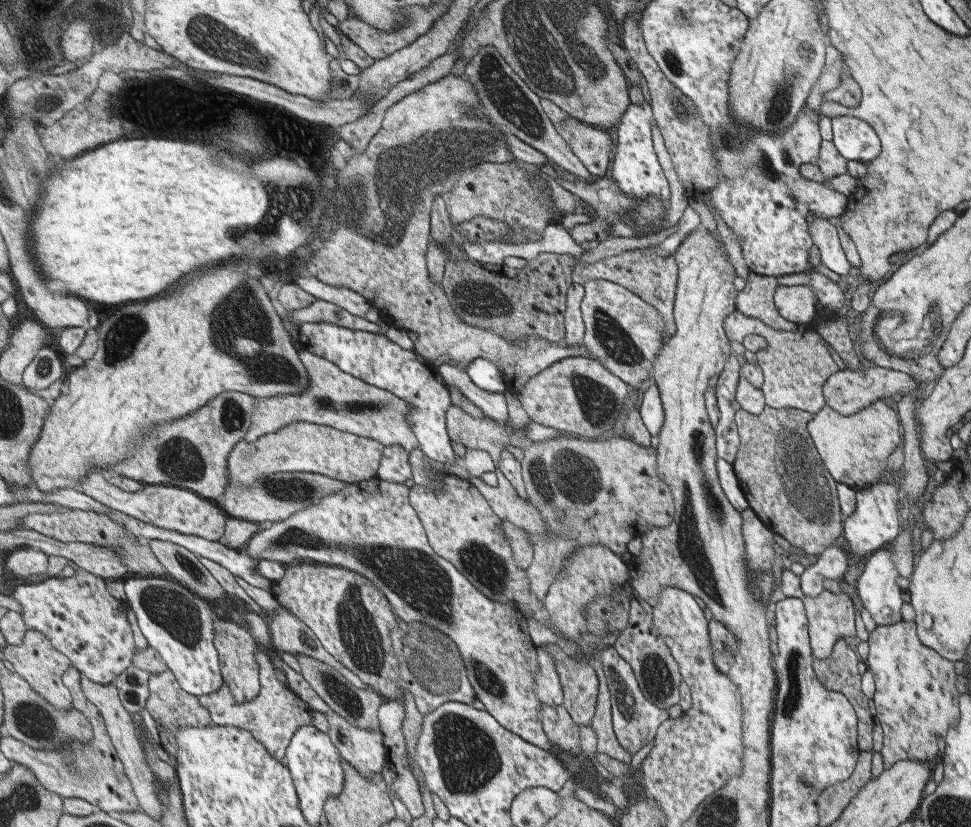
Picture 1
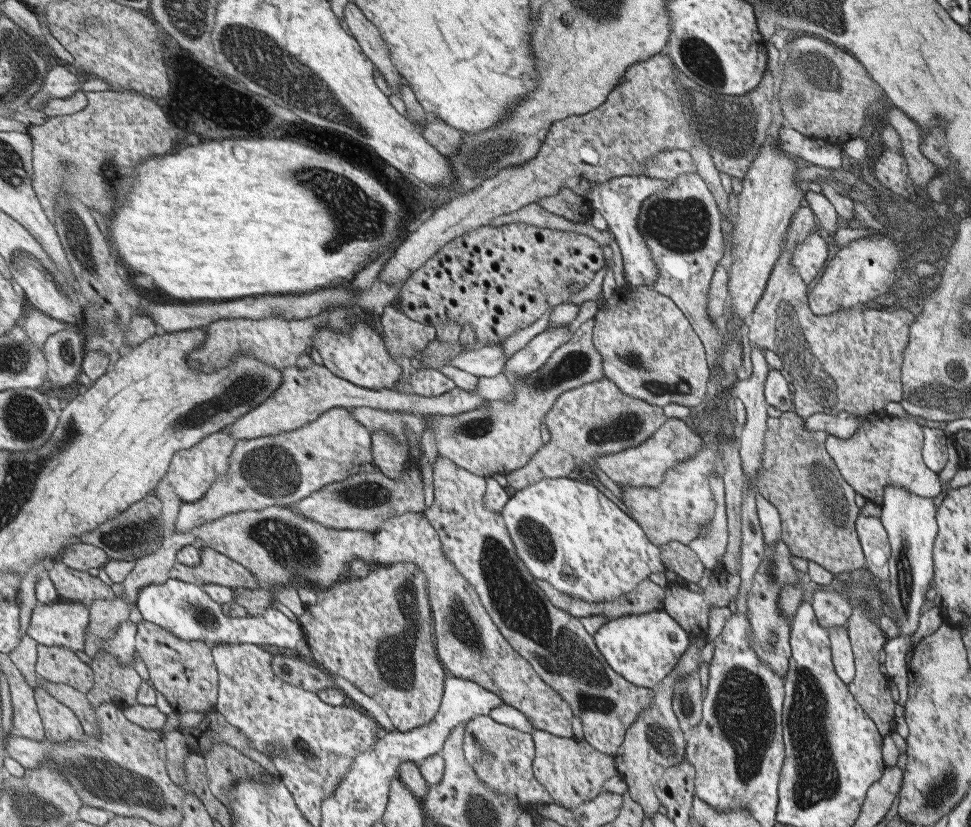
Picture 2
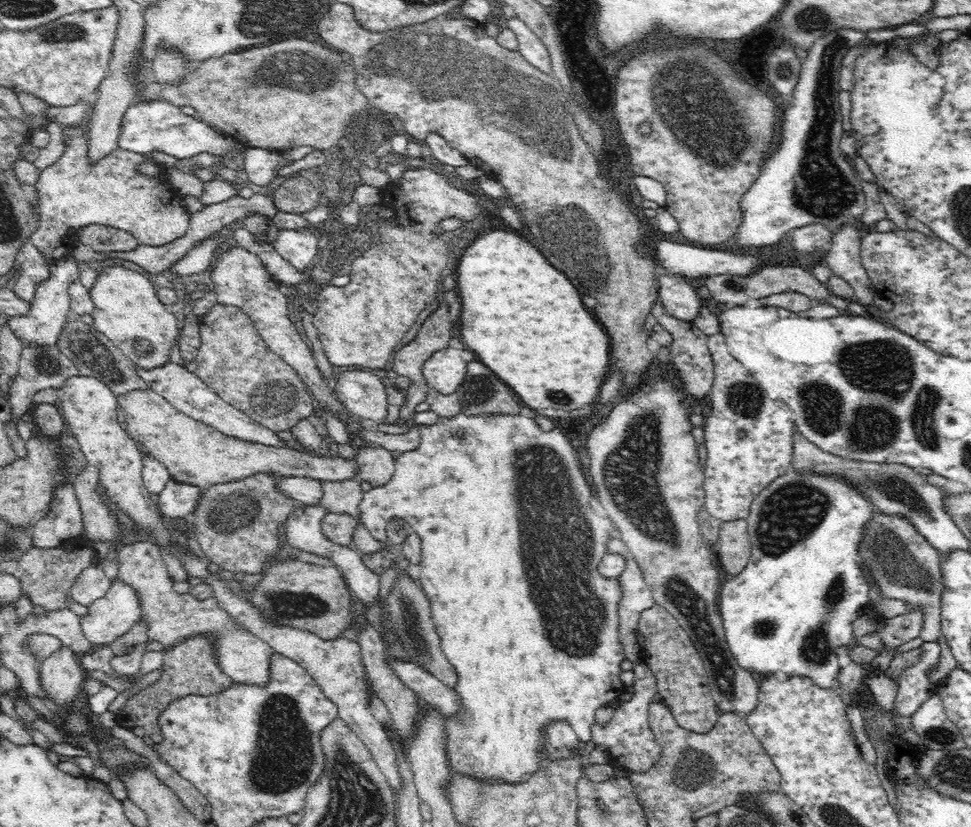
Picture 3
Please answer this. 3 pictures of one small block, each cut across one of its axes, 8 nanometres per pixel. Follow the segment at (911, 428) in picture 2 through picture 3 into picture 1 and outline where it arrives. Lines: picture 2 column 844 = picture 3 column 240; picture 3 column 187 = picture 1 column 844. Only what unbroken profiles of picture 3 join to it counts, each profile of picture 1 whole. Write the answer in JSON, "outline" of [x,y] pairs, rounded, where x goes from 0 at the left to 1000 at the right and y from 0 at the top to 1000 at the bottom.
{"outline":[[[903,482],[874,503],[868,503],[854,491],[846,492],[837,502],[839,505],[833,510],[835,532],[838,532],[839,542],[858,579],[878,591],[899,589],[908,583],[924,585],[928,580],[926,573],[912,574],[913,551],[920,549],[918,544],[926,537],[926,510],[924,501],[908,485]]]}

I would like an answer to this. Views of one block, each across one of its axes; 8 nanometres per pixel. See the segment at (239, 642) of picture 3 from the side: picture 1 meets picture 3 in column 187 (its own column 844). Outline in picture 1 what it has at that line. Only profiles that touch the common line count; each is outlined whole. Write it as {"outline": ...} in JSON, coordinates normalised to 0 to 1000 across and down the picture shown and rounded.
{"outline":[[[851,712],[841,721],[827,721],[833,750],[831,759],[838,796],[854,794],[864,773],[882,775],[881,738],[870,717],[858,718]]]}

